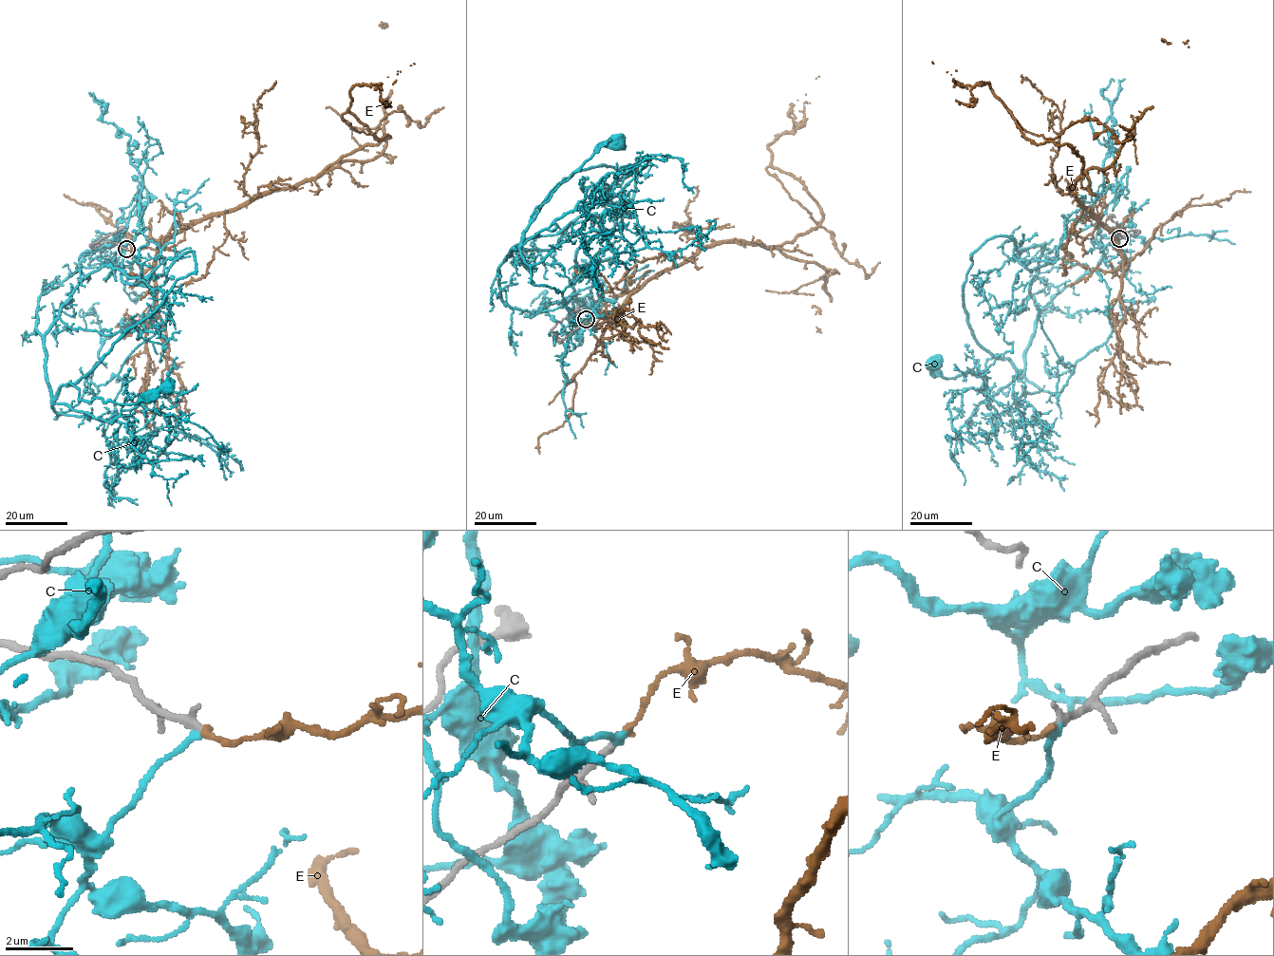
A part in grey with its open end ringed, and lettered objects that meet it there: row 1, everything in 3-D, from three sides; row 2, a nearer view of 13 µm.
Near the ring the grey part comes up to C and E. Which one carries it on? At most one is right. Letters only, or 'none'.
E

